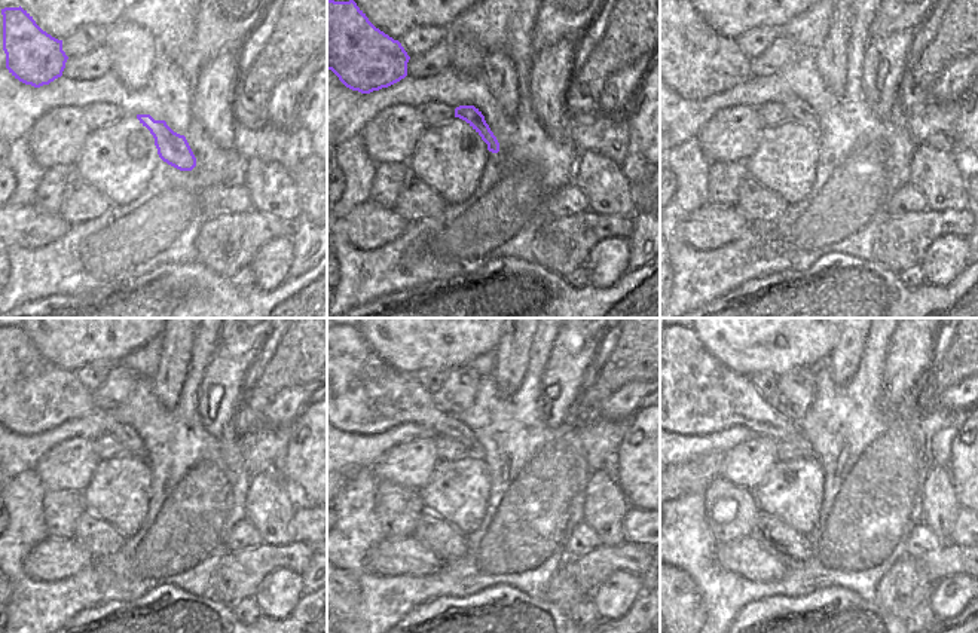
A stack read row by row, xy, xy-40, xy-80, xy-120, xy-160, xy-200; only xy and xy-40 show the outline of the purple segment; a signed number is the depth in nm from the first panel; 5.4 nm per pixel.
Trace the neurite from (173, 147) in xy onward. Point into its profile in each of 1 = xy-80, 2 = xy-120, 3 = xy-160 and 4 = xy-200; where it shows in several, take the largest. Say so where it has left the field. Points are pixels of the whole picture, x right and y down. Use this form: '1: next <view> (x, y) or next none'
1: next xy-80 (798, 110)
2: next xy-120 (131, 442)
3: next xy-160 (358, 393)
4: next xy-200 (690, 393)

